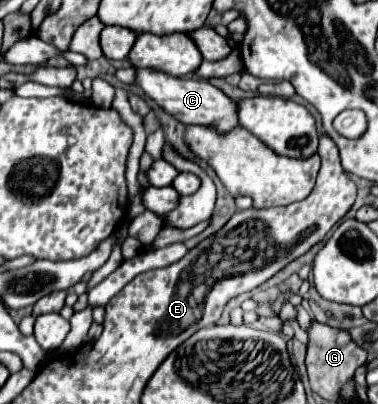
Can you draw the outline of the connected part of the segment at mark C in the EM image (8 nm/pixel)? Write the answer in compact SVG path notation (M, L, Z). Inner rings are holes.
M137 70L137 86L155 100L165 112L175 116L183 124L193 126L213 126L217 132L231 132L235 126L239 126L237 120L237 102L231 100L227 94L223 94L219 88L209 84L207 80L195 80L195 78L175 78L157 70Z

